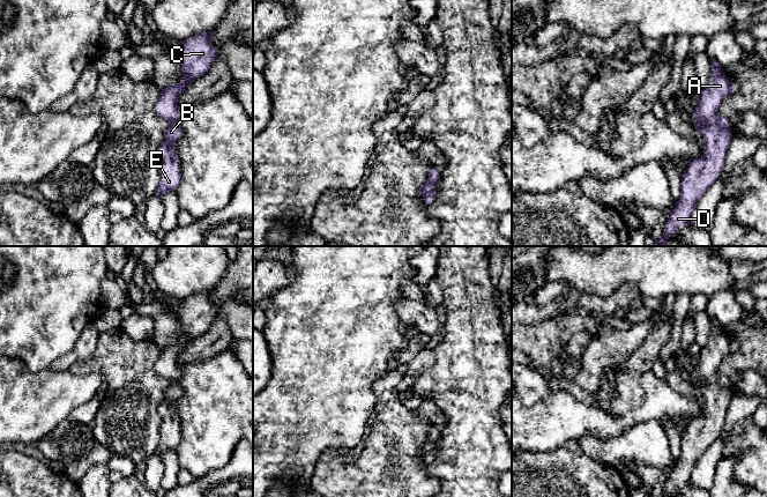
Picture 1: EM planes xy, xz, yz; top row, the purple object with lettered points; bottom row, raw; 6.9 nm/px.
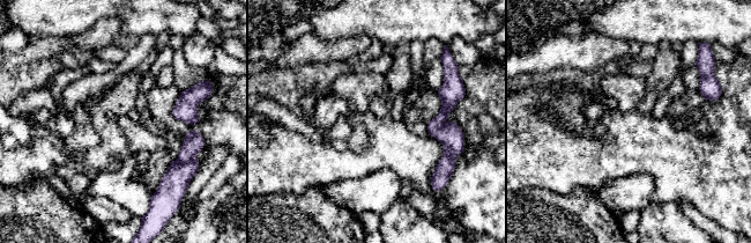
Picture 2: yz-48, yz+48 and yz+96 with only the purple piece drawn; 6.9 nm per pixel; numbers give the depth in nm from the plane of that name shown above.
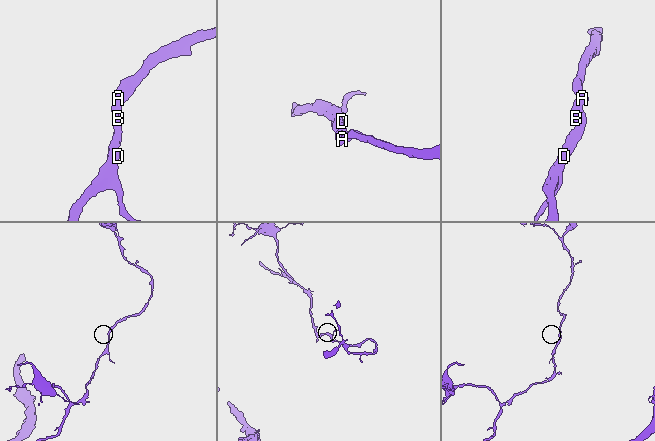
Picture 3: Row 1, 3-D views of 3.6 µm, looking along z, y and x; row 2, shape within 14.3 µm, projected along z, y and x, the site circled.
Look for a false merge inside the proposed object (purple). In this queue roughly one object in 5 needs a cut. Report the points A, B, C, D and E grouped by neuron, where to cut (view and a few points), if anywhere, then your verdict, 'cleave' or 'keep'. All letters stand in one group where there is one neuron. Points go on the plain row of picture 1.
A B C D E; no cut; keep

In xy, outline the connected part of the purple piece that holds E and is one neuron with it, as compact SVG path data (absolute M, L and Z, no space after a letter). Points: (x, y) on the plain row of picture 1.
M215 289L185 298L176 317L183 328L184 339L174 344L165 346L156 362L156 372L169 381L164 399L158 408L162 416L159 443L155 454L162 455L174 450L181 439L180 417L176 411L176 402L184 391L179 381L179 354L198 336L204 334L217 318L219 309L211 304L210 296Z

